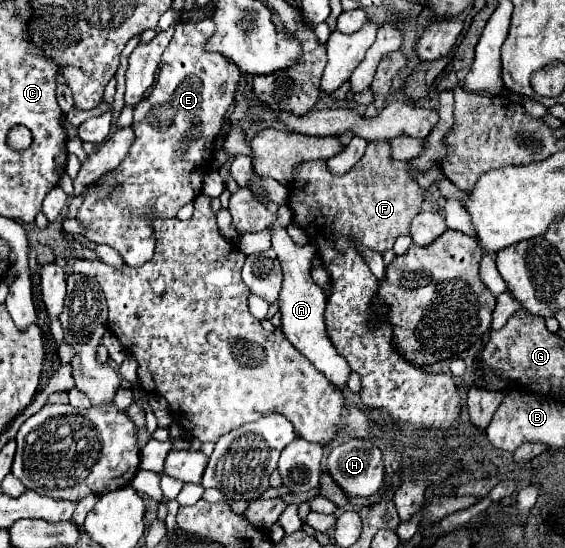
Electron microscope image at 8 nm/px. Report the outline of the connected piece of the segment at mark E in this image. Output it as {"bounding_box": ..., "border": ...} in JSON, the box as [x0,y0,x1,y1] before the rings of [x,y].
{"bounding_box":[77,21,239,267],"border":[[[183,21],[177,25],[171,43],[167,45],[165,53],[161,55],[159,75],[145,99],[141,99],[133,107],[133,133],[135,141],[121,161],[119,167],[107,171],[99,177],[89,193],[85,195],[79,211],[77,221],[83,225],[83,237],[93,241],[95,245],[109,245],[113,247],[129,267],[139,267],[153,257],[155,237],[151,233],[151,221],[143,217],[143,213],[151,213],[155,217],[175,217],[177,211],[195,201],[201,195],[203,177],[209,171],[209,163],[213,161],[213,141],[225,123],[225,113],[229,113],[235,101],[235,89],[239,83],[239,67],[219,55],[209,53],[205,49],[207,39],[215,33],[213,21]]]}

